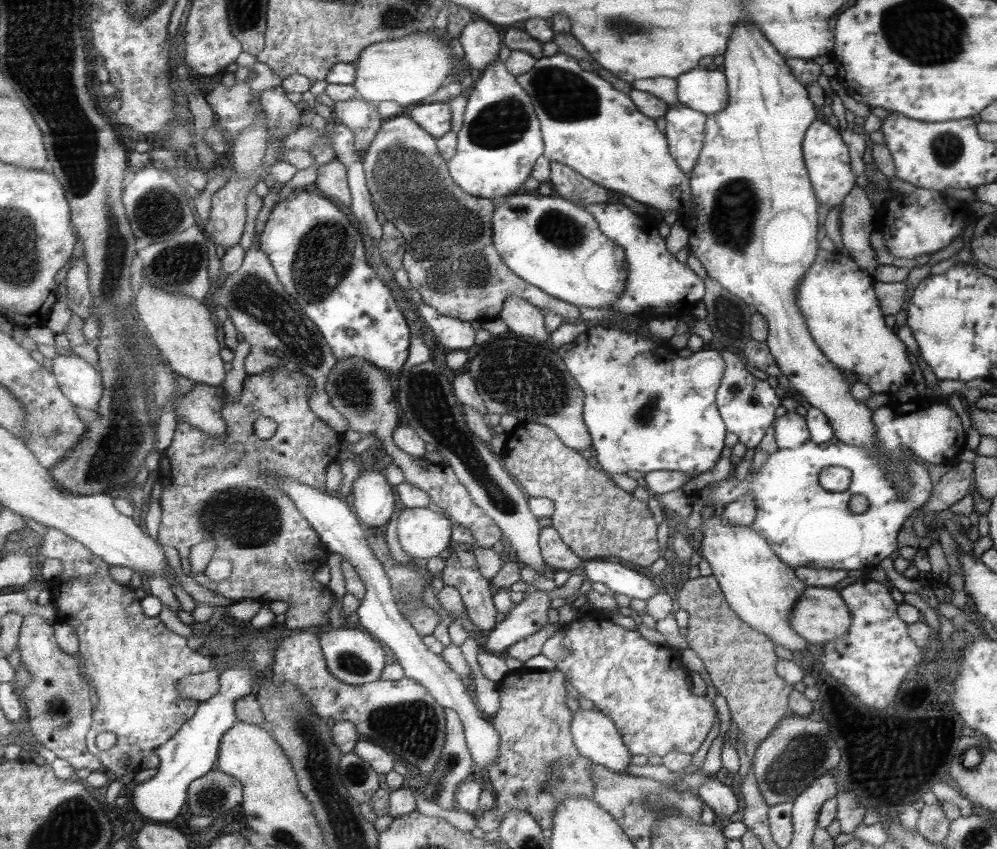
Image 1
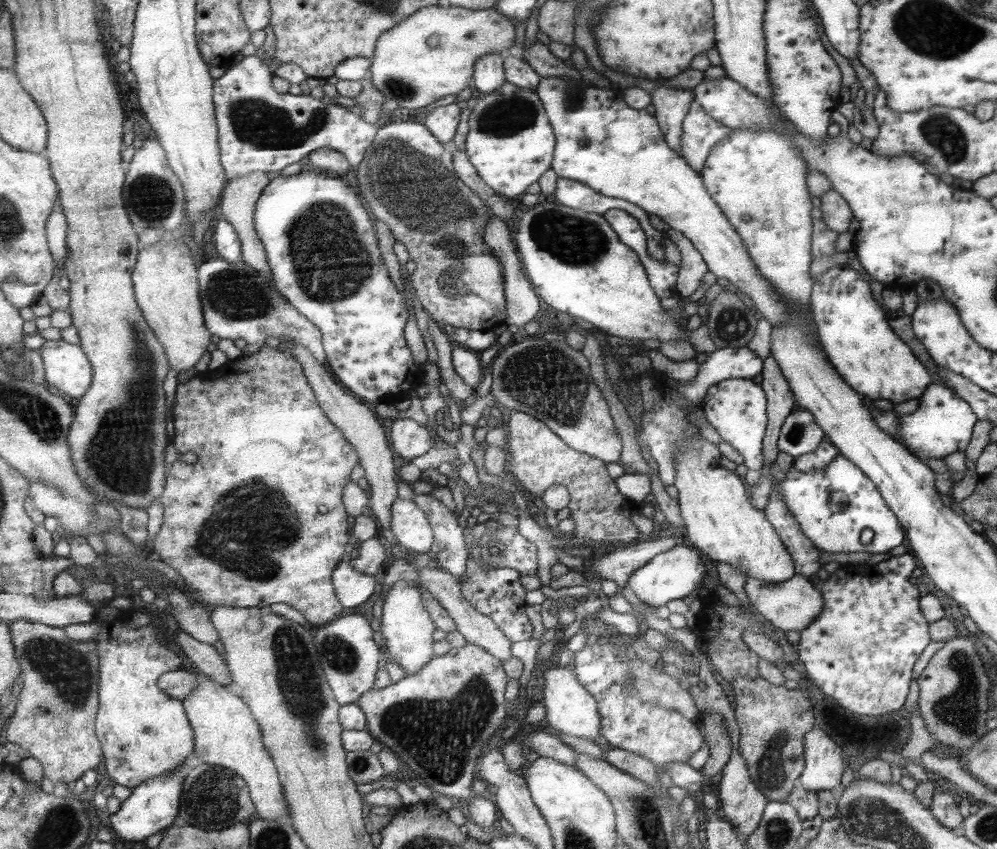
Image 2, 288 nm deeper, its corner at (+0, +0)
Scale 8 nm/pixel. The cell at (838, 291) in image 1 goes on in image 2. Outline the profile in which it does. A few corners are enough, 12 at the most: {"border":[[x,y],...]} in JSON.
{"border":[[849,266],[813,282],[821,348],[863,398],[921,398],[927,368]]}

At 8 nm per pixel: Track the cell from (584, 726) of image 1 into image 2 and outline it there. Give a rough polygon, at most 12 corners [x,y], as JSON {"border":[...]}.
{"border":[[571,670],[545,674],[547,724],[555,736],[595,742],[597,700]]}

